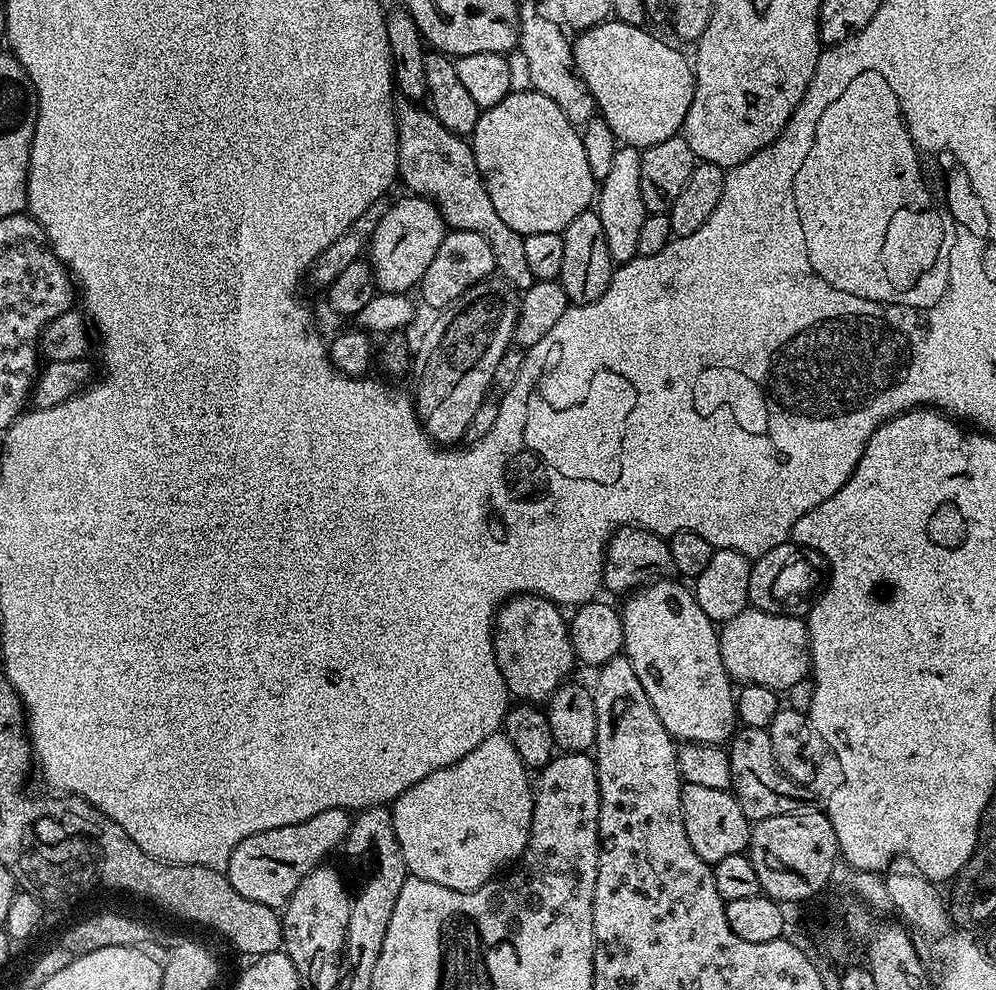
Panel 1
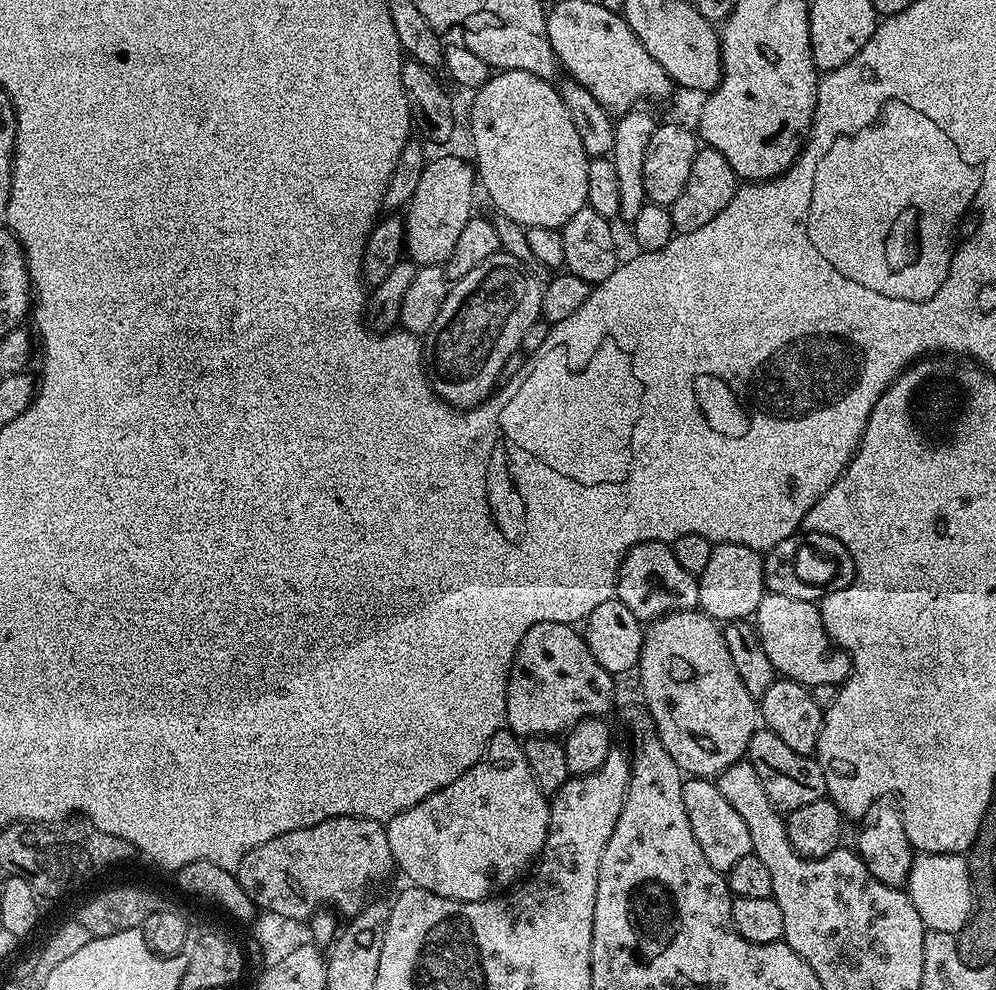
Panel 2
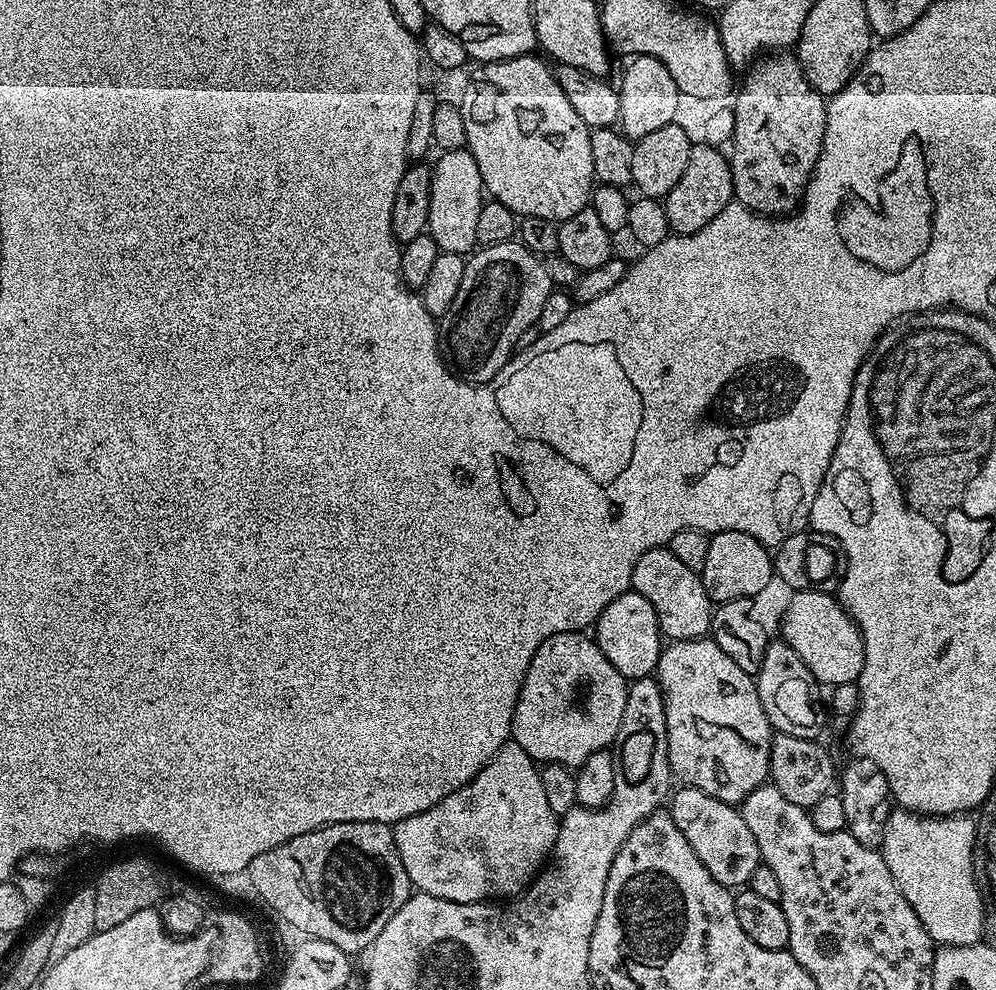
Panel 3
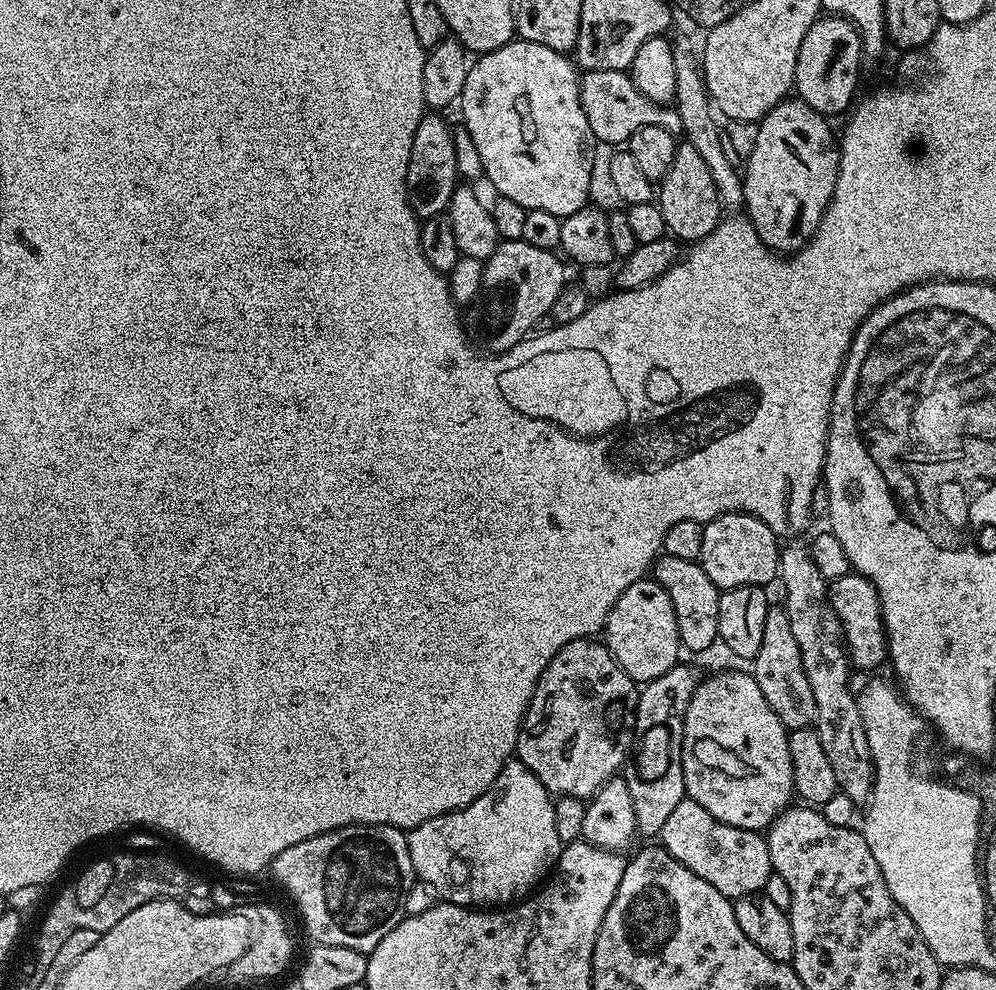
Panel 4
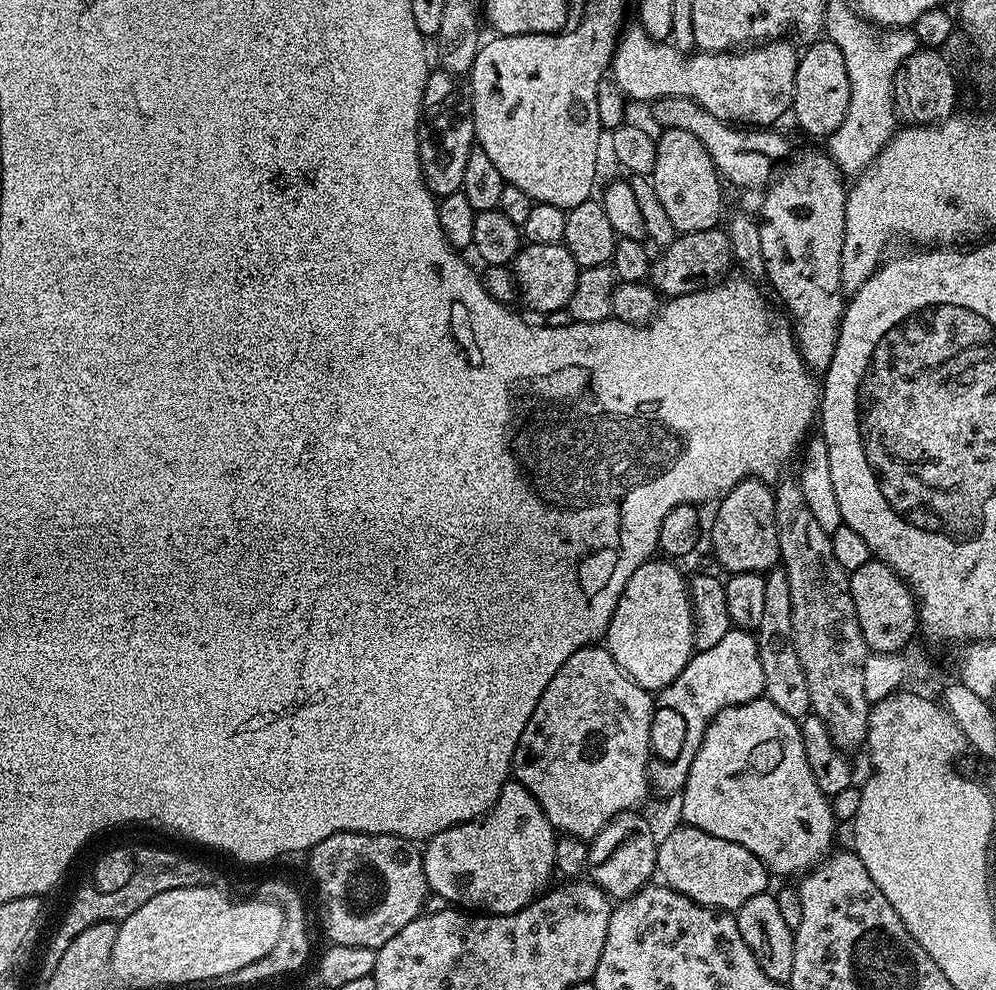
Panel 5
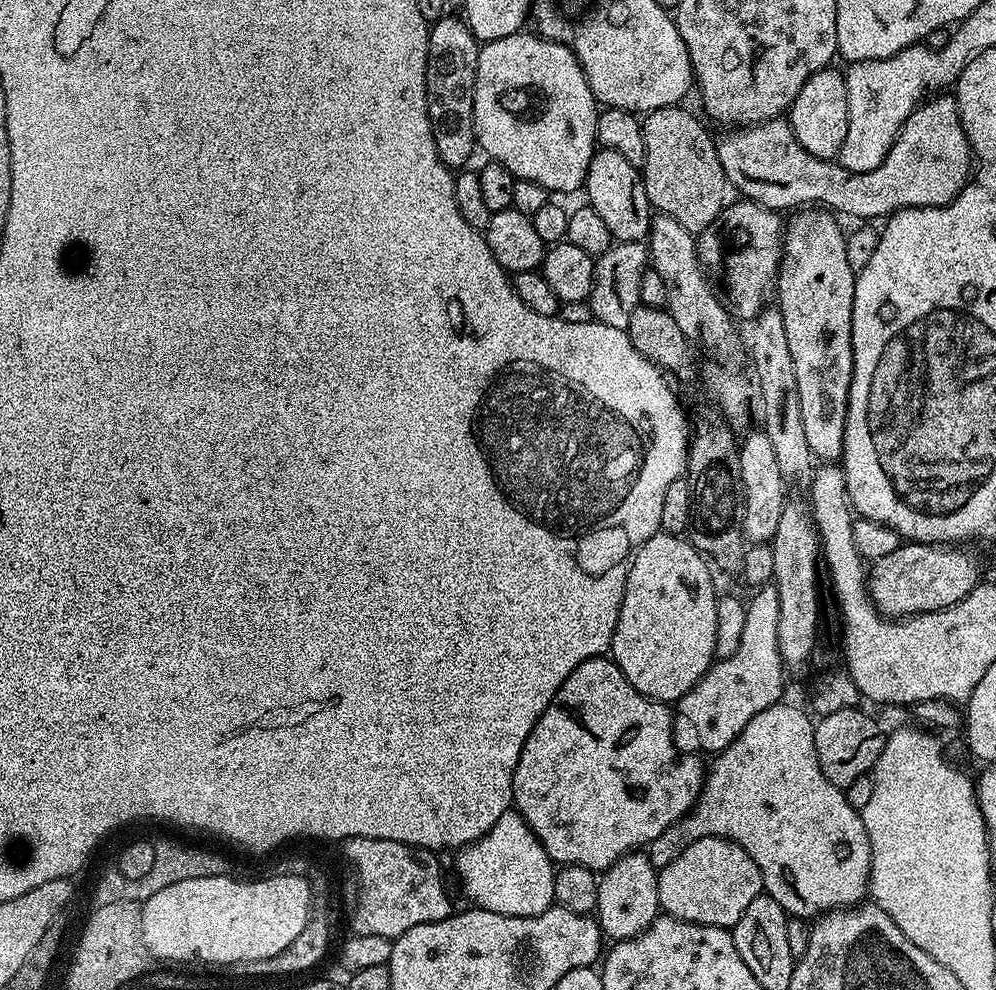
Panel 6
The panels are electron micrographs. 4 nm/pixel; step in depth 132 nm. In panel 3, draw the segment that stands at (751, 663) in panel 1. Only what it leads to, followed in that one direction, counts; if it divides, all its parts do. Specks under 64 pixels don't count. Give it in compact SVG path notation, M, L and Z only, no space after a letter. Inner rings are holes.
M816 590L797 591L778 627L778 632L784 635L781 636L783 643L788 644L790 650L794 650L794 654L798 654L798 658L802 658L802 662L806 662L806 666L812 671L812 679L815 680L817 684L821 686L827 686L827 684L828 686L835 686L842 683L857 683L857 681L859 681L860 675L862 674L862 666L864 665L864 643L860 637L858 626L852 621L852 617L849 616L848 611L840 605L839 599L837 599L833 593L831 596L828 592L816 592Z

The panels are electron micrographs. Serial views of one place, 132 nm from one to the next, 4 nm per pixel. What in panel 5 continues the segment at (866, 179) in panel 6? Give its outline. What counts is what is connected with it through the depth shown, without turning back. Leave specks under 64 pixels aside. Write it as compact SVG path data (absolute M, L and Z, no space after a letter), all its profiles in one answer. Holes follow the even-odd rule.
M667 96L655 101L651 108L652 116L660 123L661 129L690 130L690 134L694 134L694 138L706 146L706 154L710 154L721 177L740 188L763 189L773 175L772 160L783 161L789 155L788 140L782 133L772 132L776 130L768 126L756 126L751 130L744 126L733 126L714 118L710 110L706 110L691 96Z

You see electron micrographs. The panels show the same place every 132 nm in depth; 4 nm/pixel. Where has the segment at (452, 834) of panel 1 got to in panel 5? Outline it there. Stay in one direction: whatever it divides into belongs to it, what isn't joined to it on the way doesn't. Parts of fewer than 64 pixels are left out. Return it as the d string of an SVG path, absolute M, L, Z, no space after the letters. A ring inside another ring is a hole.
M515 778L509 779L502 786L494 806L484 813L479 820L468 820L465 824L450 826L434 834L423 845L424 873L429 889L436 892L449 905L459 906L464 910L475 910L480 914L505 916L522 910L532 903L549 887L548 879L554 876L556 863L554 850L558 833L546 818L542 806Z

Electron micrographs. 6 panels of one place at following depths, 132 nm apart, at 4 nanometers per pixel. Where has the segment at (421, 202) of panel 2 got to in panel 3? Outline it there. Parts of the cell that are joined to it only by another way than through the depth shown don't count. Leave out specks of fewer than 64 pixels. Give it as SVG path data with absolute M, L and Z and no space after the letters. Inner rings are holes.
M467 147L441 151L439 155L436 164L431 165L432 189L427 235L434 238L441 252L468 254L477 247L478 214L482 214L482 206L486 203L482 174L478 174L478 162L474 162Z

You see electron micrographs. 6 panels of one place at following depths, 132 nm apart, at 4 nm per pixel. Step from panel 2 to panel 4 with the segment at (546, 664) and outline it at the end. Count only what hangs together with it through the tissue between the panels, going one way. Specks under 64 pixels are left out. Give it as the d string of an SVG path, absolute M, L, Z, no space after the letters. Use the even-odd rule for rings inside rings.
M599 639L570 641L552 656L546 670L538 678L532 701L524 713L524 723L520 726L520 737L516 739L515 755L557 797L595 797L617 775L620 755L628 743L628 747L633 743L633 733L631 736L620 731L624 728L623 720L628 716L628 708L630 712L633 707L637 692L637 685L622 671L620 663Z

